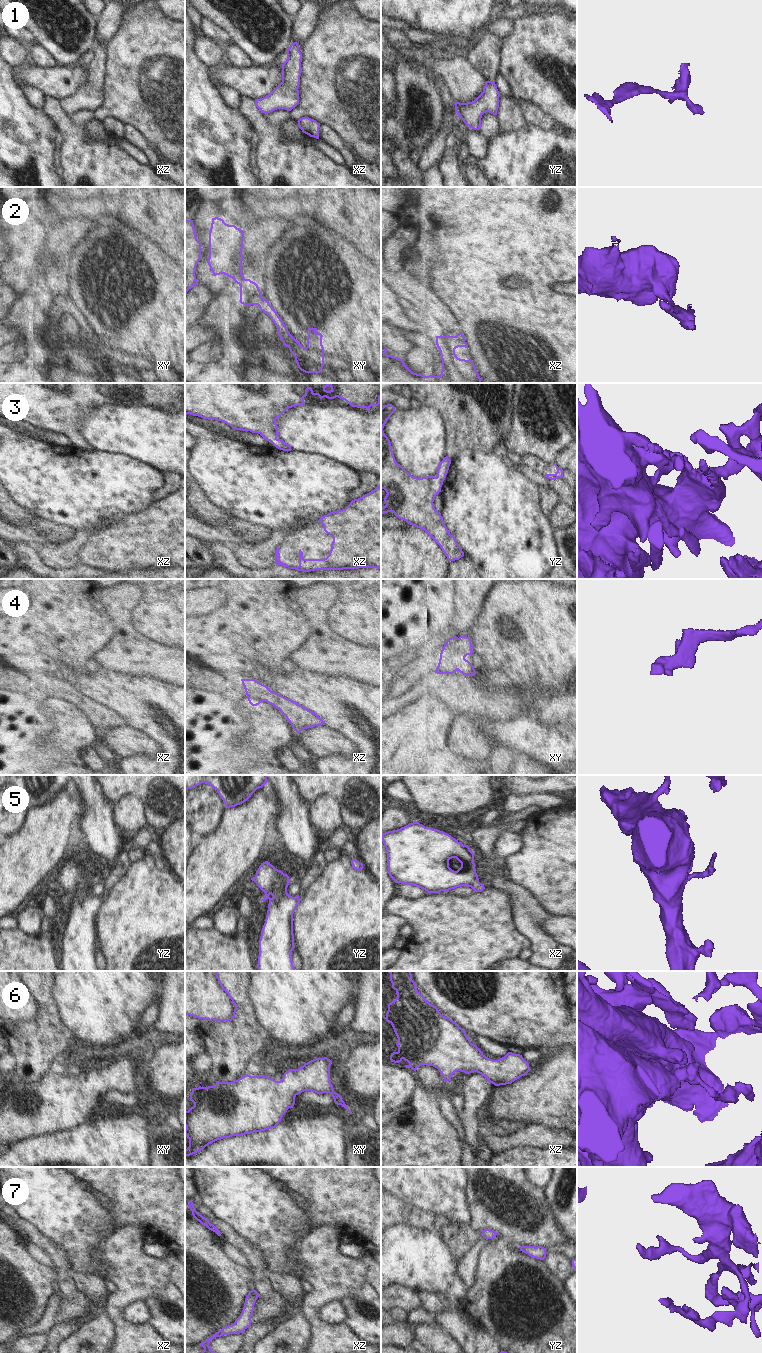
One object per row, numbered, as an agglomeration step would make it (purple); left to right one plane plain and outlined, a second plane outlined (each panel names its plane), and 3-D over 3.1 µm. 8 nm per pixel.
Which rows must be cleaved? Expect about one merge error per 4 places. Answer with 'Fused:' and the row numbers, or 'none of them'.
Fused: none of them

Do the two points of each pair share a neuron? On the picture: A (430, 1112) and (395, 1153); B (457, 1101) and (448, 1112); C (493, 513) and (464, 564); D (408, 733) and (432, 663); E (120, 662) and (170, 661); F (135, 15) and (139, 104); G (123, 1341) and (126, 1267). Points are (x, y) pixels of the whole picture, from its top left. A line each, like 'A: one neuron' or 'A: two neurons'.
A: one neuron
B: two neurons
C: two neurons
D: two neurons
E: one neuron
F: one neuron
G: one neuron

